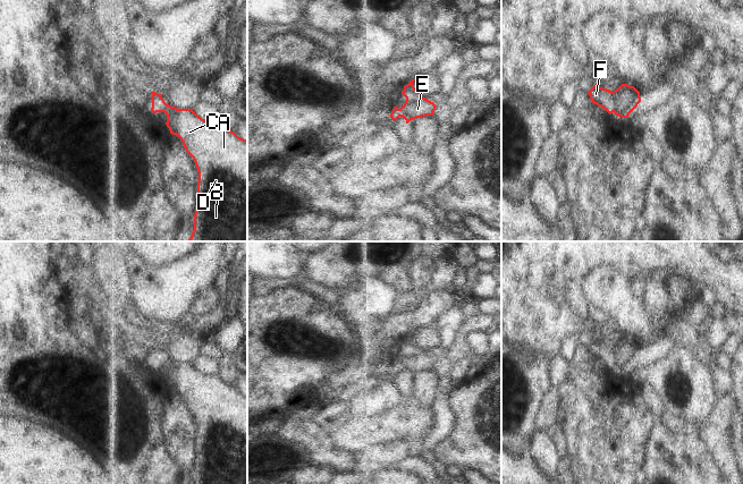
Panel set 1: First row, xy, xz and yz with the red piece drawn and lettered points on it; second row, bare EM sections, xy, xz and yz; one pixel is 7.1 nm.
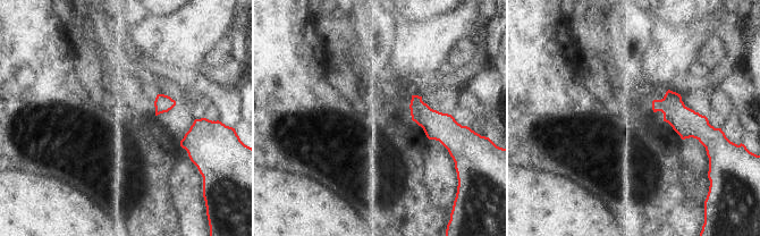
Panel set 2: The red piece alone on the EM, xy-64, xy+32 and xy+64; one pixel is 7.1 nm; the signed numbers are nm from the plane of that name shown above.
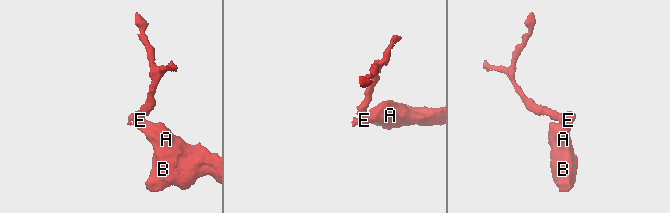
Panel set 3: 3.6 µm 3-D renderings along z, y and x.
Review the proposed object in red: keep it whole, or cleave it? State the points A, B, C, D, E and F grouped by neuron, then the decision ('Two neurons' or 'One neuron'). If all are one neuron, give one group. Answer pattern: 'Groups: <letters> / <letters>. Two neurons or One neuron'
Groups: A B C D E / F. Two neurons

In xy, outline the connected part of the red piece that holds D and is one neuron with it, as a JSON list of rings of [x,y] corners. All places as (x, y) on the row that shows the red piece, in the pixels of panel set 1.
[[[155,93],[152,104],[158,108],[157,112],[167,114],[166,125],[170,134],[180,138],[199,172],[194,230],[188,241],[247,241],[247,141],[226,129],[218,120],[202,119],[193,109],[177,109],[167,103],[162,105],[161,102],[161,97]]]

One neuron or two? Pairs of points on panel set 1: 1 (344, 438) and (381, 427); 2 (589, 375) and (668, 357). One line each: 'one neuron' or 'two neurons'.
1: one neuron
2: two neurons

